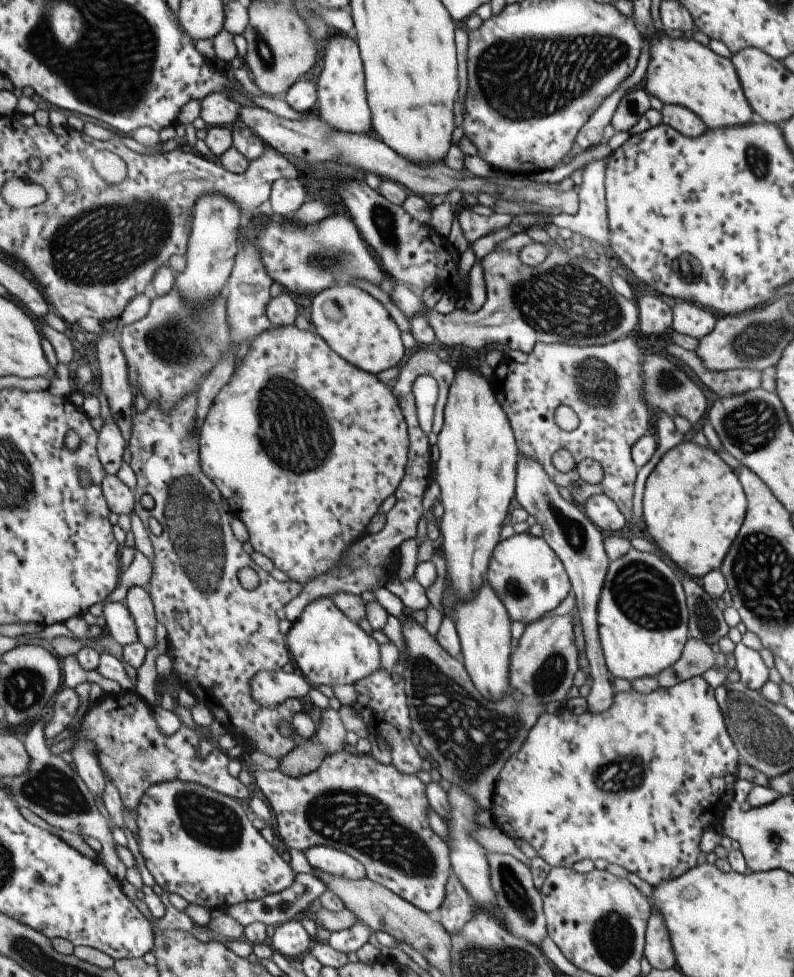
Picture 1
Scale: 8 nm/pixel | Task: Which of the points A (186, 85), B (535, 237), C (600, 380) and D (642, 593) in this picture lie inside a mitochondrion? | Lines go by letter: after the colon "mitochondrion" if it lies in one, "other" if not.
A: other
B: other
C: mitochondrion
D: mitochondrion

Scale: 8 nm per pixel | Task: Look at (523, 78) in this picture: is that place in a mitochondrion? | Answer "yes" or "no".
yes

